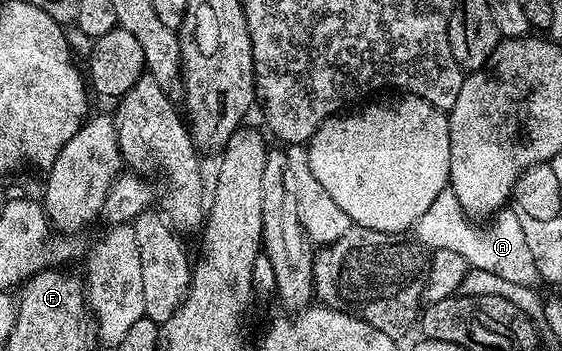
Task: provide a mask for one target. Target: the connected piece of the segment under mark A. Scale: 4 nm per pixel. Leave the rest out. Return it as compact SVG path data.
M446 189L432 202L428 210L421 215L413 227L415 239L424 245L427 251L455 251L464 258L471 269L494 274L514 286L532 286L539 283L541 276L536 270L532 250L525 241L521 215L510 206L504 207L491 217L486 228L478 226L466 215L454 192Z

